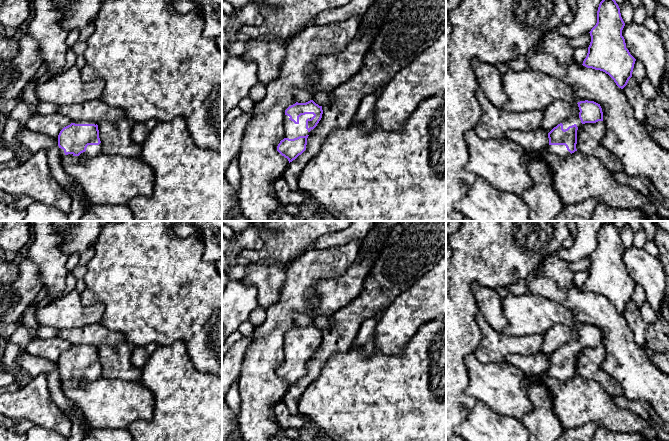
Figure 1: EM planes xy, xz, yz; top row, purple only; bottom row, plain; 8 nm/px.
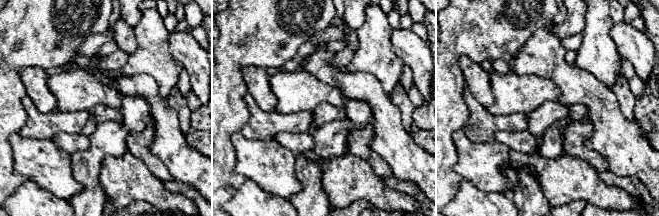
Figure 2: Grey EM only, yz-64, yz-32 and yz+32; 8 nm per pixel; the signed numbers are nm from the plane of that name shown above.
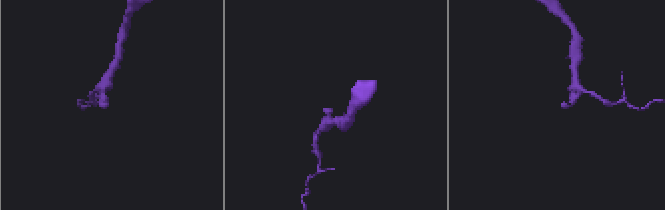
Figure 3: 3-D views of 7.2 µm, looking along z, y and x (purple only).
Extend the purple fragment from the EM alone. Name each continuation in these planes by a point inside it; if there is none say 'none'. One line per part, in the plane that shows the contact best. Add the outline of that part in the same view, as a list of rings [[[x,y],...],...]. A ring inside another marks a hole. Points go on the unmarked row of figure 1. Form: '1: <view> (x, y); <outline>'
1: xz (291, 354); [[[305,338],[299,341],[299,347],[295,348],[291,345],[289,340],[284,340],[284,362],[294,363],[299,360],[306,360],[310,359],[311,355],[309,356],[306,353],[306,344],[309,342],[311,343],[314,339],[313,338]]]

